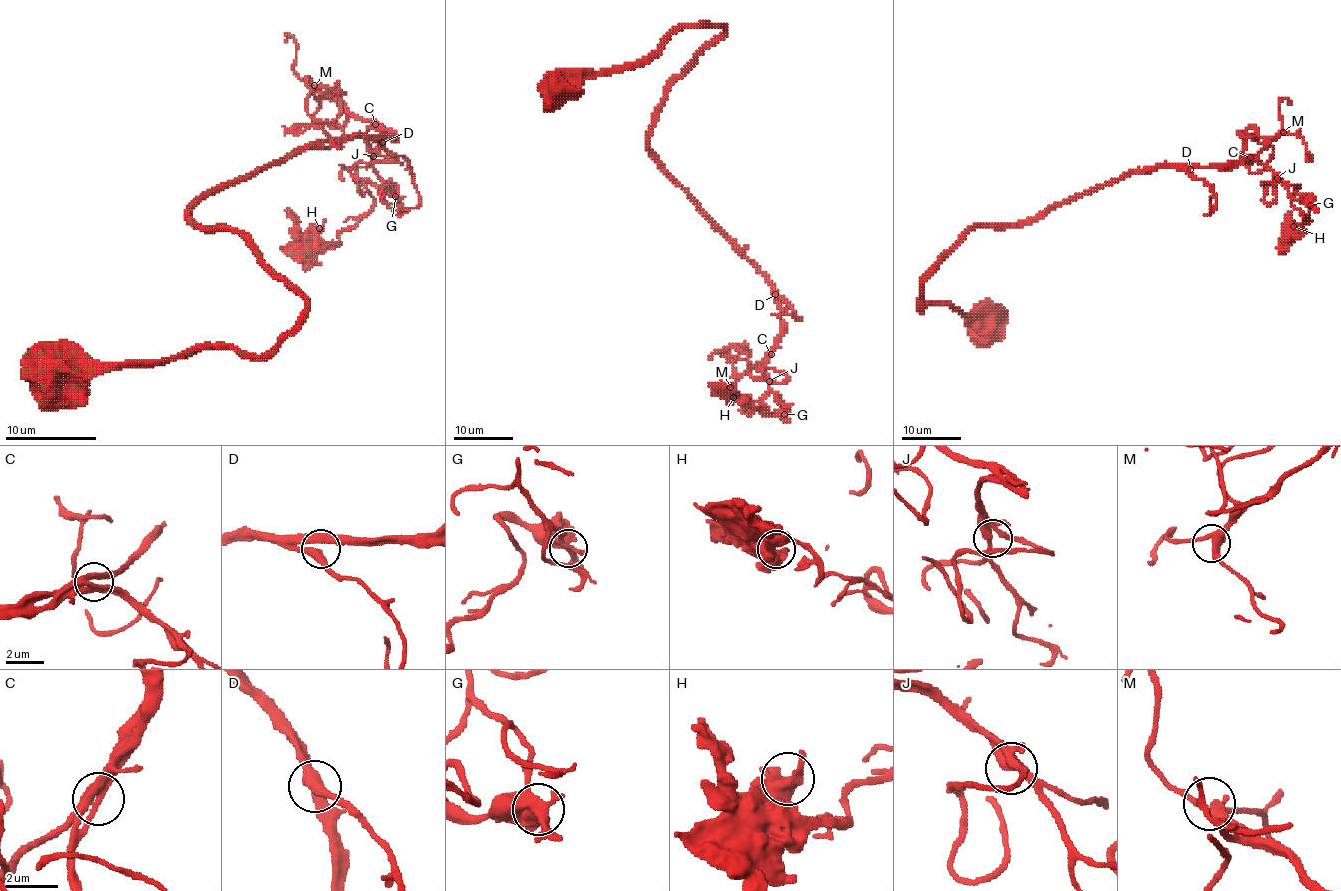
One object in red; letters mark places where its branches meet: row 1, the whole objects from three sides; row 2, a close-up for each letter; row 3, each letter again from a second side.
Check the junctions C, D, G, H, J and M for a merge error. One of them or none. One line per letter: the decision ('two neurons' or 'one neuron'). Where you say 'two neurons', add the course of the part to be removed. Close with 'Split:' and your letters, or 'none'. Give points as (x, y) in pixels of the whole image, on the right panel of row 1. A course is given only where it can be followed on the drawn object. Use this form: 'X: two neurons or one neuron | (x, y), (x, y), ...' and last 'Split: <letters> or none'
C: one neuron
D: one neuron
G: one neuron
H: one neuron
J: one neuron
M: one neuron
Split: none

